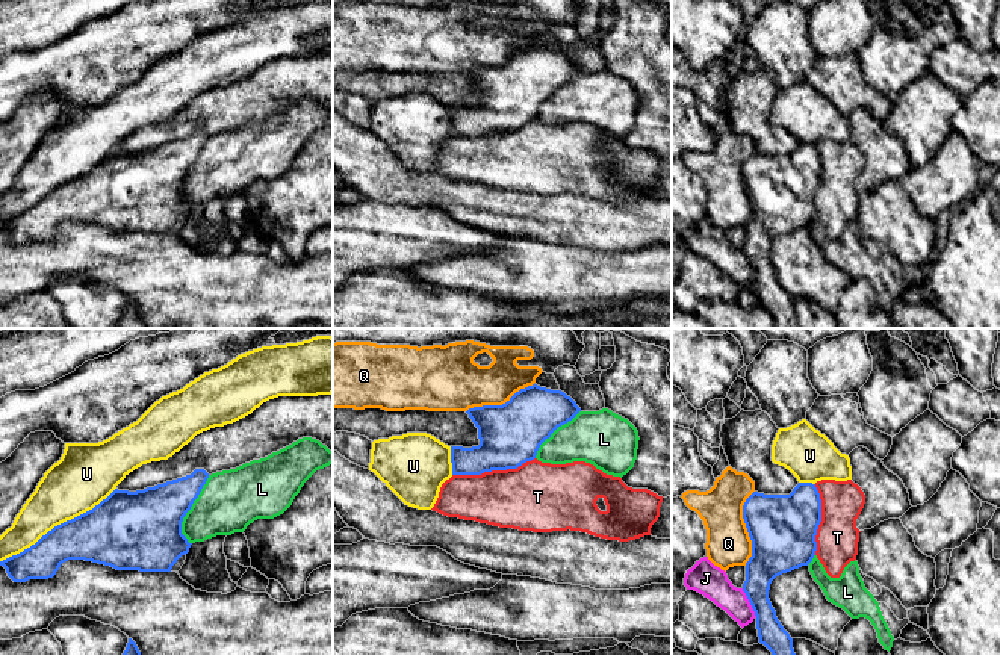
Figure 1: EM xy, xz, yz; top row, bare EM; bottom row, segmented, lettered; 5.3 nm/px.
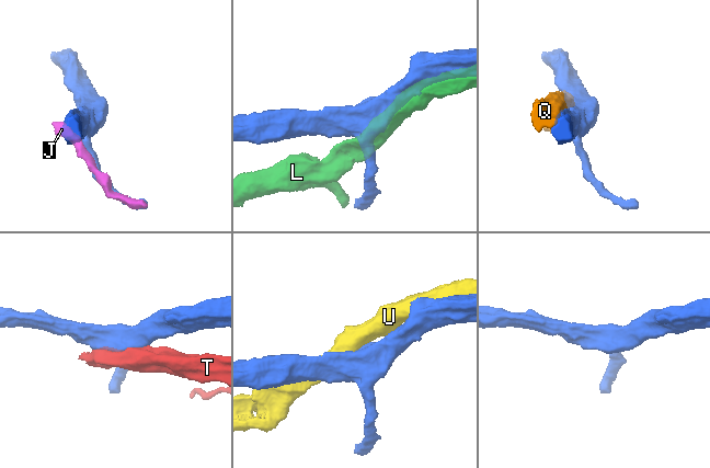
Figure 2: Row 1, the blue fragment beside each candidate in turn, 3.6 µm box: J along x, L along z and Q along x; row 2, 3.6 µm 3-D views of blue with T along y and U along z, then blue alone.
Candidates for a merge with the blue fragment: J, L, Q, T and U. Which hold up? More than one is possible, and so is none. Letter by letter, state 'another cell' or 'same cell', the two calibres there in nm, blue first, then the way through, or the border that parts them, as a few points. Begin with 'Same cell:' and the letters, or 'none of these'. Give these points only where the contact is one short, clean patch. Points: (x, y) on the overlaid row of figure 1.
Same cell: none of these
J: another cell | 190/170 nm
L: another cell | 380/320 nm
Q: another cell | 360/240 nm
T: another cell | 340/360 nm
U: another cell | 300/300 nm

